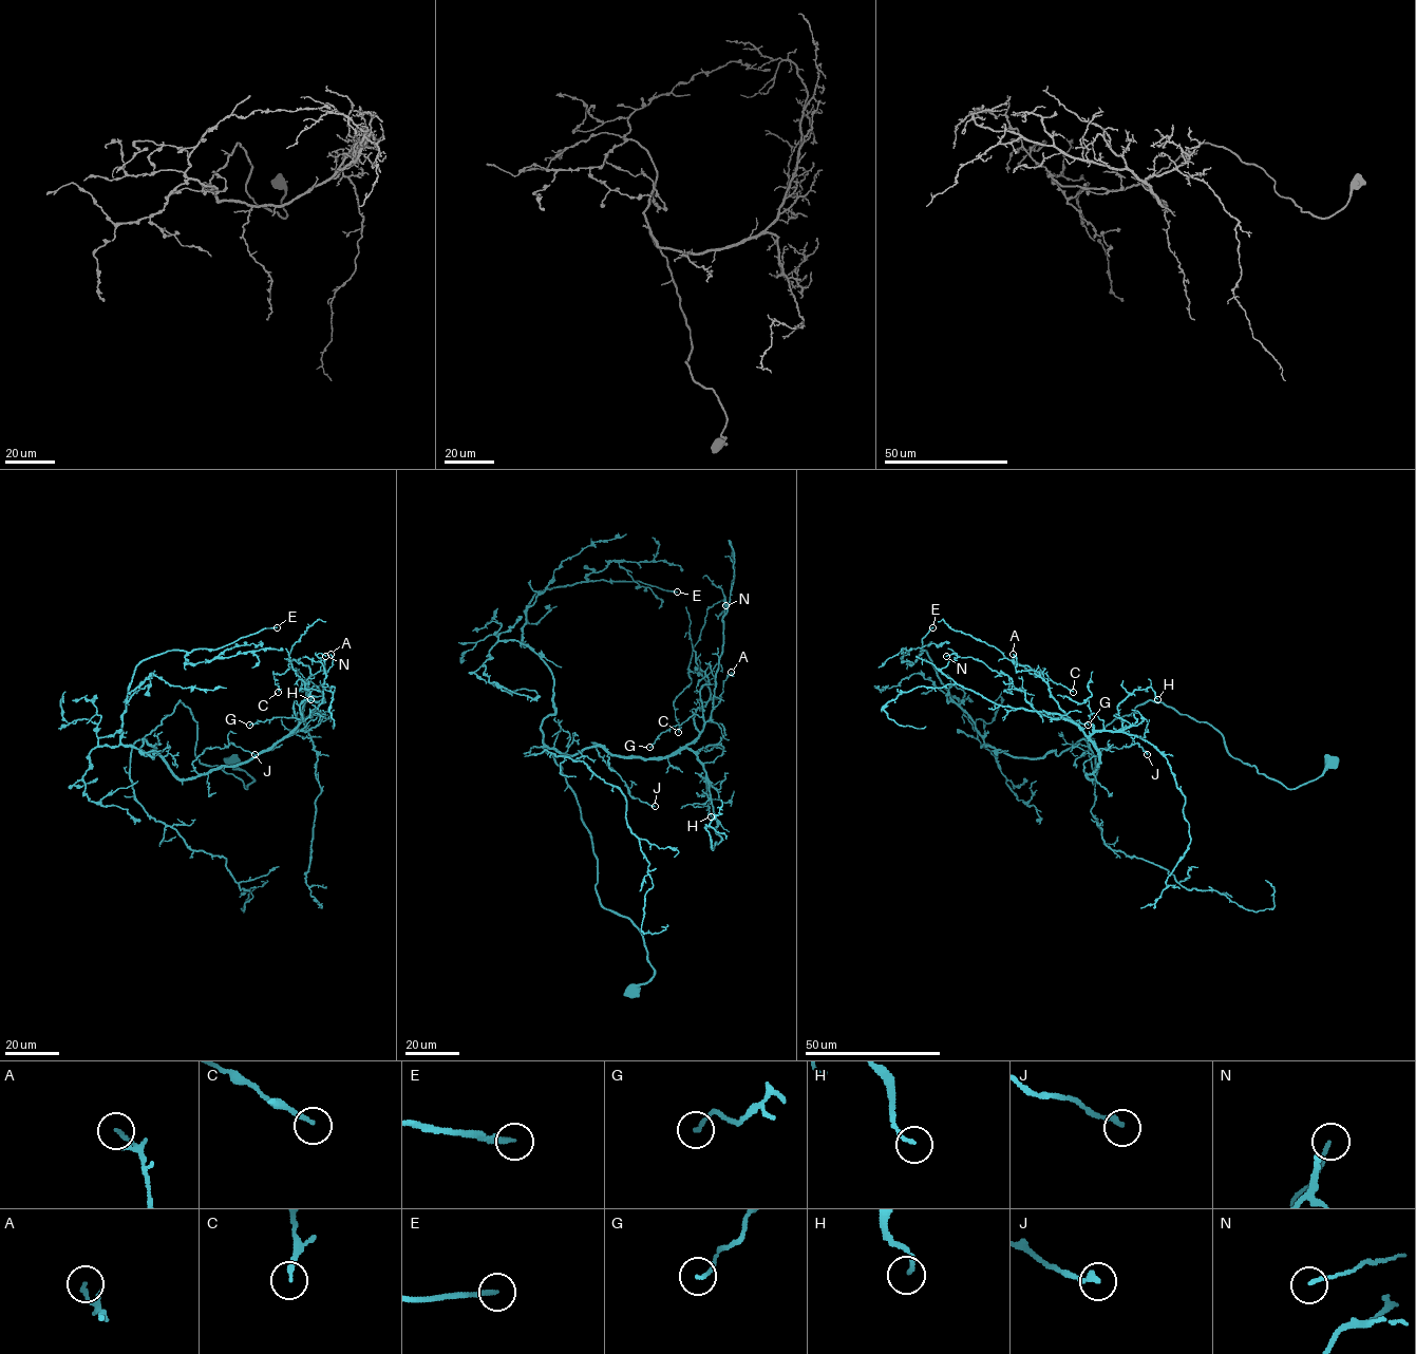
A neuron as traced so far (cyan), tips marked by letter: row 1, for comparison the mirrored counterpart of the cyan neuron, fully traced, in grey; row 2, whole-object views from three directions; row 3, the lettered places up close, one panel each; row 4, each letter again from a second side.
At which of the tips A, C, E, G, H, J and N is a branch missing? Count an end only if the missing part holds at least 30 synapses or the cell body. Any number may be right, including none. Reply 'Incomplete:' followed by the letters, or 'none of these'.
Incomplete: E

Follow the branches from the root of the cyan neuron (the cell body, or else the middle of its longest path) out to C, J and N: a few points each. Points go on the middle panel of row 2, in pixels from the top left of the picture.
C: (631, 991), (654, 974), (643, 937), (601, 903), (543, 748), (673, 755), (711, 695), (691, 671), (678, 732)
J: (631, 991), (654, 974), (643, 937), (601, 903), (591, 837), (543, 748), (597, 744), (655, 806)
N: (631, 991), (654, 974), (643, 937), (601, 903), (543, 748), (690, 744), (725, 605)

